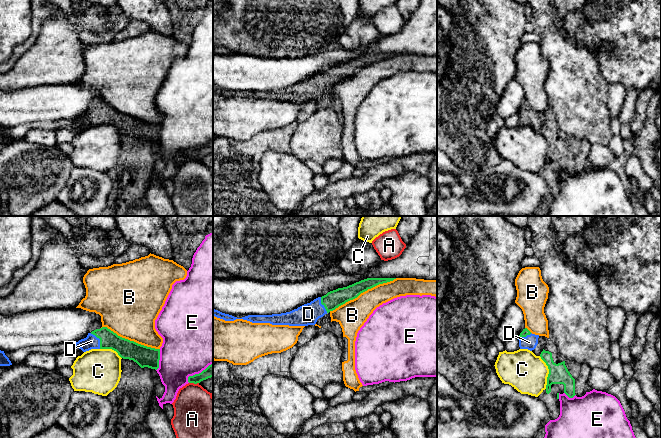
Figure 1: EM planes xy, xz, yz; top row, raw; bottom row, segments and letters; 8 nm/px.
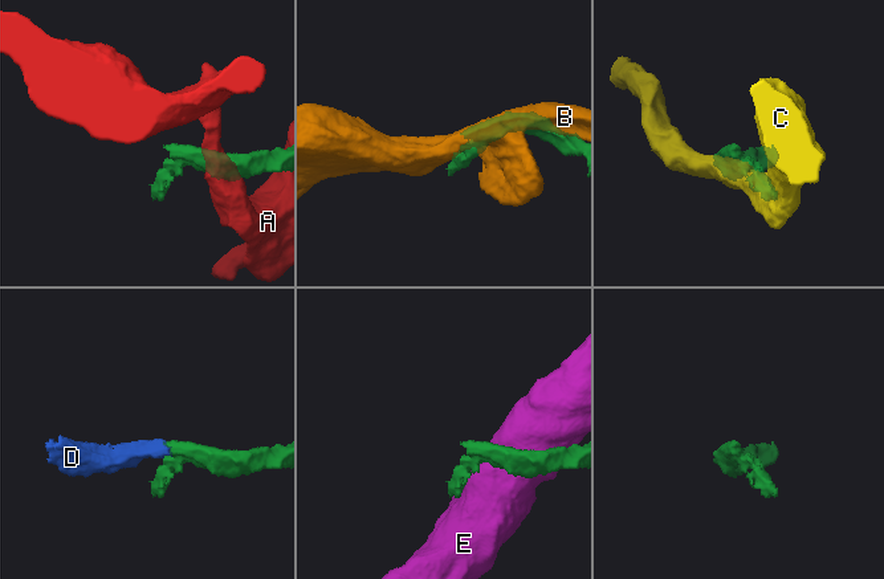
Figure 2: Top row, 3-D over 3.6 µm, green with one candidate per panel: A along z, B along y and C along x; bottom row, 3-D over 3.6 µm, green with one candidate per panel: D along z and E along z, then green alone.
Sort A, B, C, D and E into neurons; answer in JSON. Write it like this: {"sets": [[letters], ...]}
{"sets": [["A"], ["B"], ["C"], ["D"], ["E"]]}

